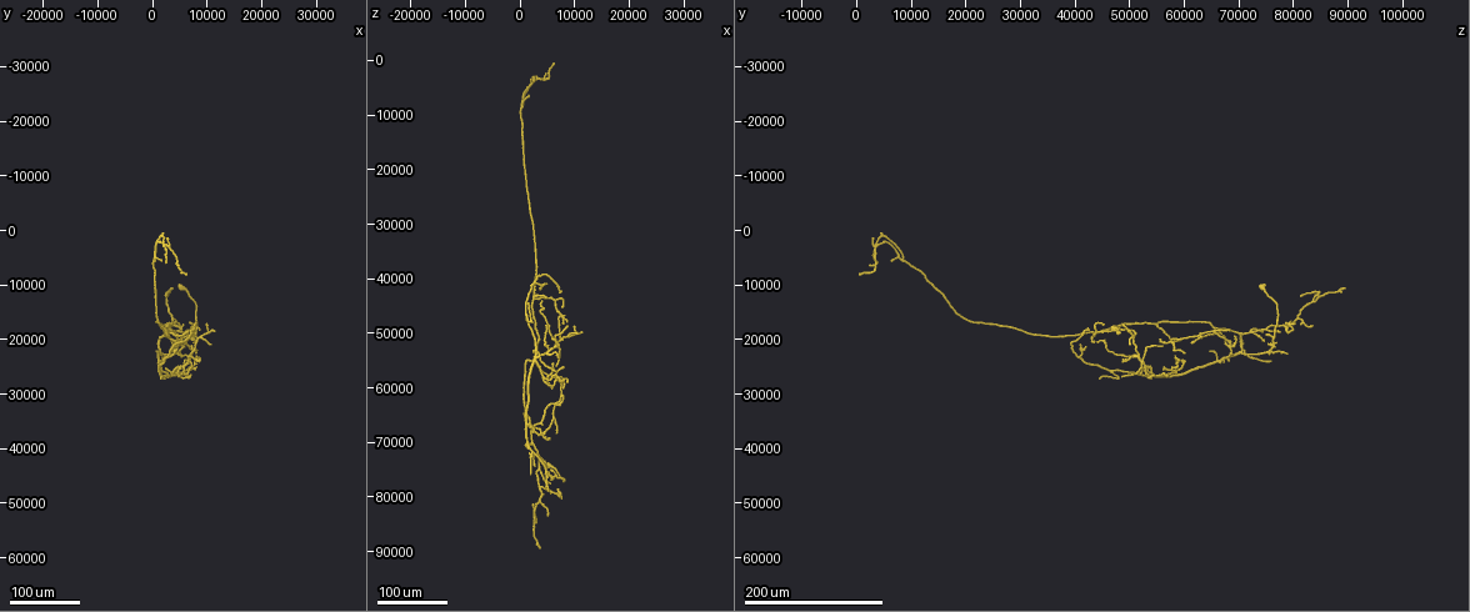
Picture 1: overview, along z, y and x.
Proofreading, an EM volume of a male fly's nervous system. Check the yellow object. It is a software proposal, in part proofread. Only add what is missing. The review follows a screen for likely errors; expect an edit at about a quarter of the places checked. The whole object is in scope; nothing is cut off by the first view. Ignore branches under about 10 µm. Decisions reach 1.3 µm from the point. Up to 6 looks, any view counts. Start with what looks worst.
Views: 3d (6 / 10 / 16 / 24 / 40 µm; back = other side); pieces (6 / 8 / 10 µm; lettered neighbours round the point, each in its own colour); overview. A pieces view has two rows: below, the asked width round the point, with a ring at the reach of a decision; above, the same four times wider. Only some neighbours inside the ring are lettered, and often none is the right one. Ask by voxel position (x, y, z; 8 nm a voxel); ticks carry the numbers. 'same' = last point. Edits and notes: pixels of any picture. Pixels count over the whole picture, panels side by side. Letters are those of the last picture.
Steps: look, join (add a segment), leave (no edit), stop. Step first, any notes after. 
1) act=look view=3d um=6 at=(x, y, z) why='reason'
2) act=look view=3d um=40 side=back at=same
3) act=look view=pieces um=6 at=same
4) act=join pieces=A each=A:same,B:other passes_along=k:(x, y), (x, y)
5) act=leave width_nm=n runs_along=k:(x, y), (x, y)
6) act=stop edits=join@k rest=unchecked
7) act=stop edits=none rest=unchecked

act=look view=3d um=40 at=(6000, 19000, 77500) why='long arm stops here'

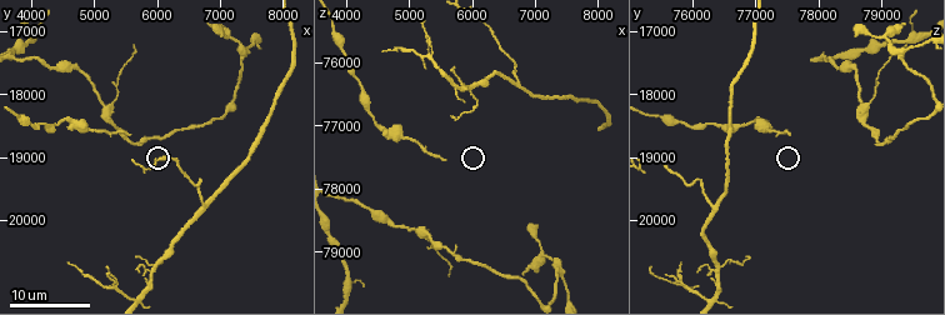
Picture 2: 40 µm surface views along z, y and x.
act=look view=pieces um=8 at=(5550, 18600, 77550)

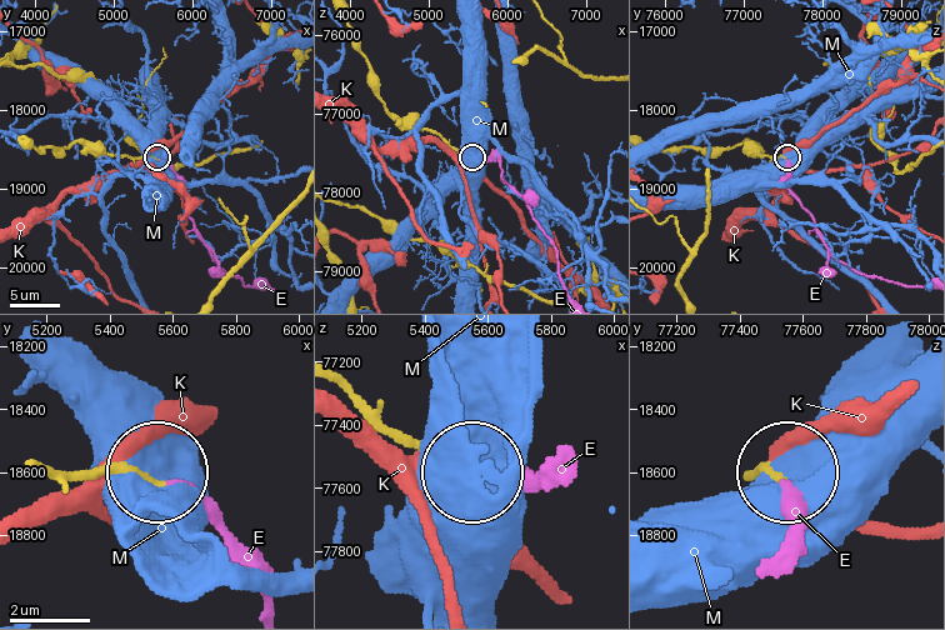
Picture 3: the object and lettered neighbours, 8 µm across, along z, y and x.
act=join pieces=E width_nm=140 each=E:same,K:other,M:other passes_along=3:(745, 475), (779, 485), (789, 556) found='it goes on there'

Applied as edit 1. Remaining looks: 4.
act=look view=3d um=40 at=(2000, 24500, 75500) why='free end'

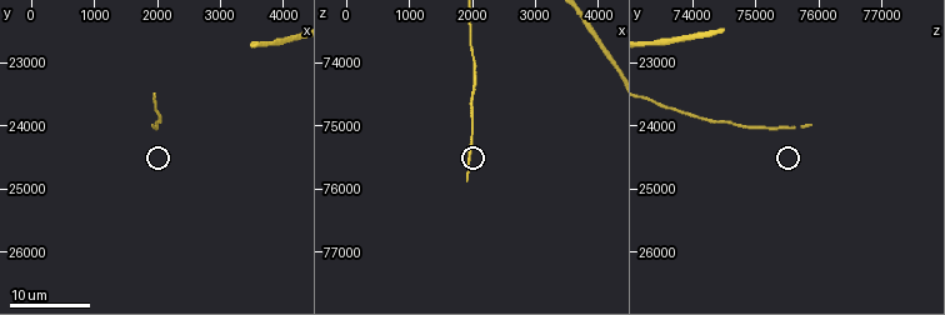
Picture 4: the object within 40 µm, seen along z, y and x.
act=look view=pieces um=10 at=(1950, 24000, 75850) why='what lies round it'

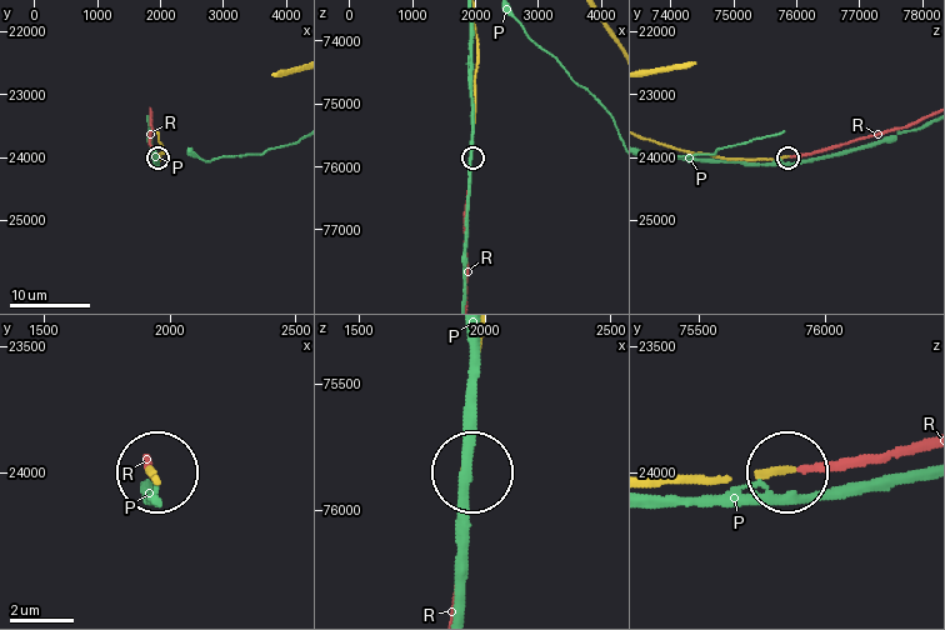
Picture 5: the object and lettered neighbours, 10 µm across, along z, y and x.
act=join pieces=R each=P:other,R:same found='the neuron continues'

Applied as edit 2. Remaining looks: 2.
act=look view=3d um=24 at=(1500, 27500, 44500) why='end of a long branch'

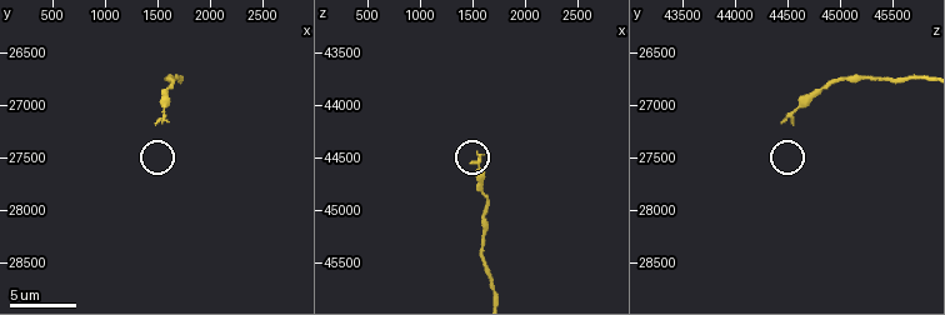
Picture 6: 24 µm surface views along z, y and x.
act=look view=pieces um=6 at=(1560, 27180, 44480)

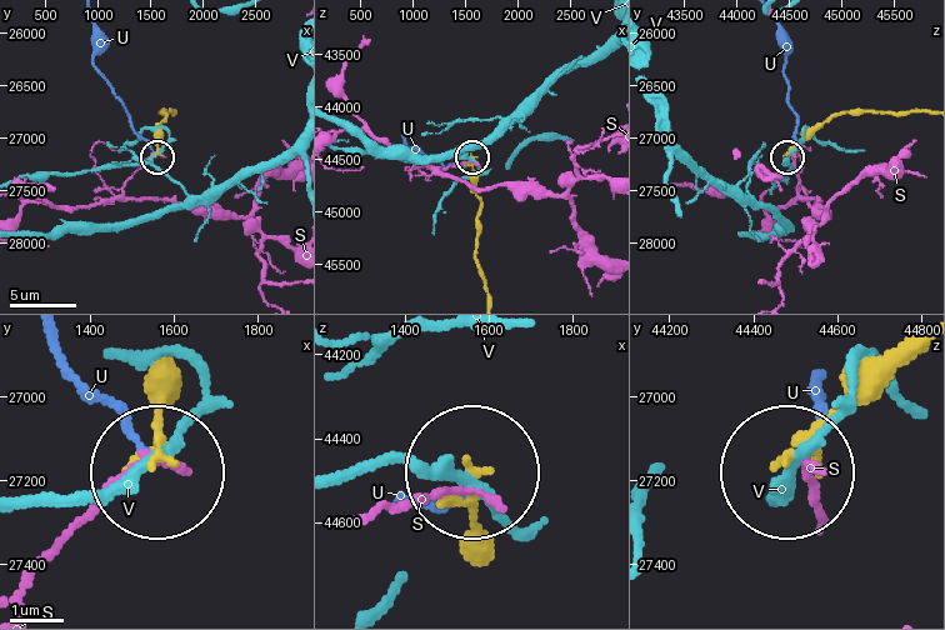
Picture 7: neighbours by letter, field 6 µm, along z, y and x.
act=leave each=S:other,U:other,V:other runs_along=7:(916, 340), (786, 456) found='no lettered segment goes on from it'

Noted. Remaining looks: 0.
act=stop edits=join@3,join@5 rest=unchecked

